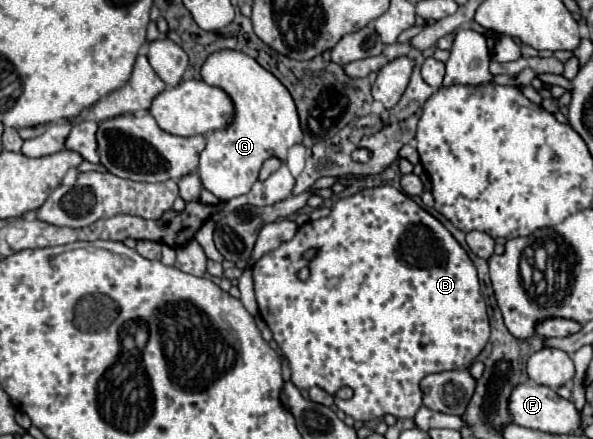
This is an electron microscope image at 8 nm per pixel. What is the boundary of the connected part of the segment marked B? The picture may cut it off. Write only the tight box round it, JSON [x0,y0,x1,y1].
[252,185,490,421]

